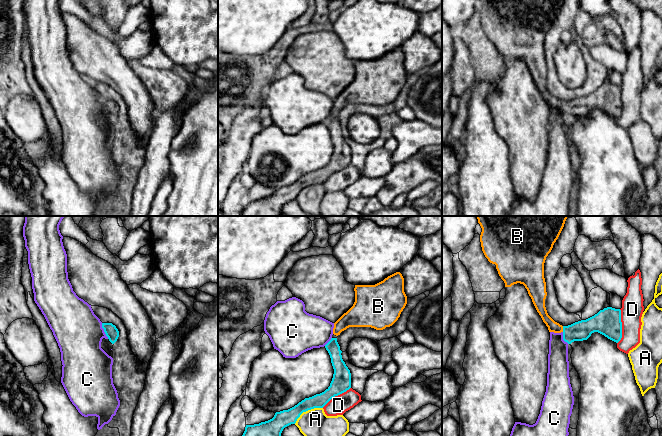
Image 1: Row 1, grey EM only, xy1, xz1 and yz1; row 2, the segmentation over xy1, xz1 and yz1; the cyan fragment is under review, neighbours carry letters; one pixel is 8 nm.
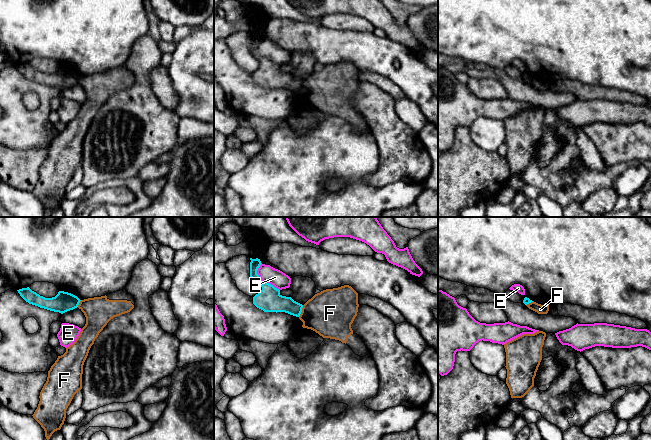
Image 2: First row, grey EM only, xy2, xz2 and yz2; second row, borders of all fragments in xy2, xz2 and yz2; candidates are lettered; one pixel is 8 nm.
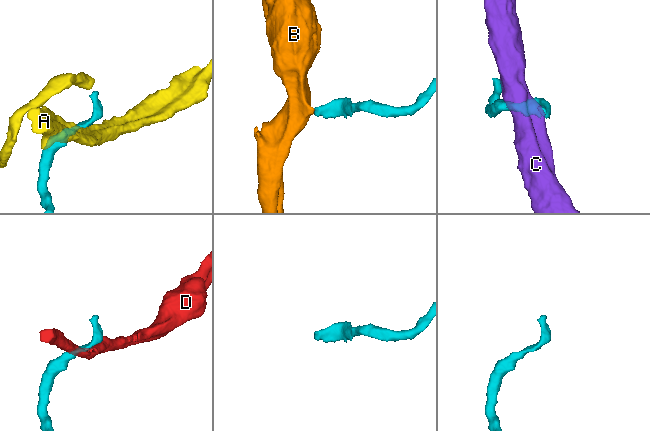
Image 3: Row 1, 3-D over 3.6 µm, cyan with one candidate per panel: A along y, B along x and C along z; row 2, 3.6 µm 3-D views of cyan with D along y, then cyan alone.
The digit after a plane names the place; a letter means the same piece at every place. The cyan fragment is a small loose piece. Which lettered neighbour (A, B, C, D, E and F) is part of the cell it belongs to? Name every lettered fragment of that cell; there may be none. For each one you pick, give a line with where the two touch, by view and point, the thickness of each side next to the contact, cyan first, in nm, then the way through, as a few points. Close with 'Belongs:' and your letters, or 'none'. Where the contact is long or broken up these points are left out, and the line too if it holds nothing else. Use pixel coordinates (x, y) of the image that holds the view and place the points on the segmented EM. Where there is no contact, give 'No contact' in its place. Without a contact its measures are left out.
B: Touches cyan at yz1 (563, 329). Thickness 160 nm (cyan) against 90 nm. Path across: yz1 (581, 330), (563, 329), (553, 326)
Belongs: B

